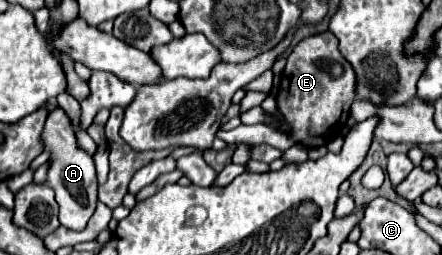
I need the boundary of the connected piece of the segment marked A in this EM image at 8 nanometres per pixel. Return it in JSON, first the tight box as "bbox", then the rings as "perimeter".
{"bbox":[42,109,98,231],"perimeter":[[[56,109],[48,115],[42,139],[44,139],[46,151],[52,153],[52,159],[50,159],[52,167],[48,171],[46,185],[50,185],[56,191],[56,201],[60,205],[60,223],[72,231],[82,231],[88,225],[98,205],[98,179],[96,179],[94,161],[88,153],[78,149],[74,129],[70,127],[70,119],[66,117],[62,109]]]}

